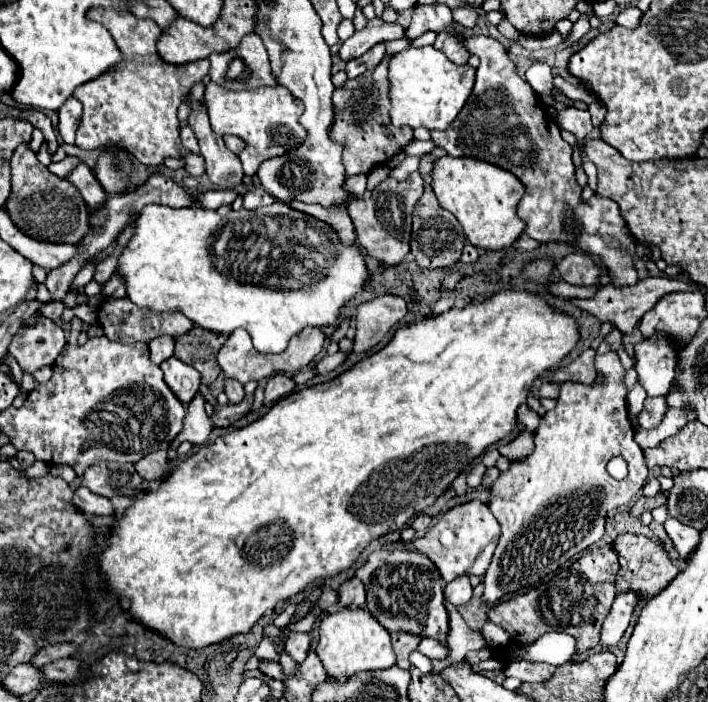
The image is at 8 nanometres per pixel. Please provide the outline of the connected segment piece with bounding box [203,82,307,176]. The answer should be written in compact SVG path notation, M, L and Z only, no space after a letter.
M209 82L203 100L207 102L209 108L213 132L221 136L233 134L247 142L245 150L241 150L239 154L247 176L253 176L263 160L273 156L285 156L307 140L307 132L299 124L299 116L303 114L301 100L295 98L285 86L273 86L273 88L261 86L255 90L233 92Z

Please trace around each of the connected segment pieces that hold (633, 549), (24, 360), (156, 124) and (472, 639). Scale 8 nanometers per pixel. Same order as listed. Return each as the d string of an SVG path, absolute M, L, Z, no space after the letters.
M621 534L615 540L613 548L619 552L619 562L621 562L621 570L619 570L619 578L617 578L617 592L641 590L641 598L649 598L657 592L661 592L671 582L671 578L679 572L679 568L669 560L663 546L645 536Z
M43 318L35 326L23 328L13 336L9 344L9 354L17 358L25 372L33 374L43 366L51 366L63 350L65 342L67 340L63 330L49 318Z
M91 8L87 16L101 22L111 32L115 44L125 56L125 66L121 66L121 70L111 70L109 74L103 74L101 78L87 82L73 92L73 96L83 102L83 118L75 144L83 150L93 150L105 146L111 140L117 140L123 142L123 146L131 150L141 164L159 166L165 158L183 156L183 168L191 176L199 178L205 174L203 158L189 152L181 144L177 108L183 104L191 88L207 76L209 60L189 62L185 66L165 64L157 52L157 42L163 30L153 20L141 20L133 14L119 14L105 8Z
M445 602L445 606L449 610L449 626L451 626L449 636L447 636L447 644L449 644L449 650L451 650L449 652L449 664L451 664L451 662L463 660L467 652L481 650L487 644L485 644L485 640L479 632L473 632L473 630L467 628L461 614L449 602Z

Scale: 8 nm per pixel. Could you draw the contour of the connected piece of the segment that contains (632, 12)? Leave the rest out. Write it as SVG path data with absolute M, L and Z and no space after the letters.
M627 6L627 8L623 8L623 10L617 14L615 22L617 22L619 26L625 26L625 28L635 28L637 22L639 22L639 18L641 18L641 14L643 14L643 12L641 12L637 6Z

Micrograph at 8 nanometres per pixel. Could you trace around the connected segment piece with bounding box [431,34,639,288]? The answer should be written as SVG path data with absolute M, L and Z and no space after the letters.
M457 34L457 38L469 54L479 56L481 64L465 110L461 110L449 130L431 132L435 146L443 148L449 156L471 156L515 174L525 184L525 196L517 206L517 214L527 224L525 232L531 238L541 244L575 242L583 252L601 258L613 286L635 284L639 280L635 270L637 242L617 202L601 196L593 196L587 202L581 198L581 186L575 180L571 162L571 146L561 138L559 126L545 112L533 88L519 78L505 48L489 36L467 38Z

